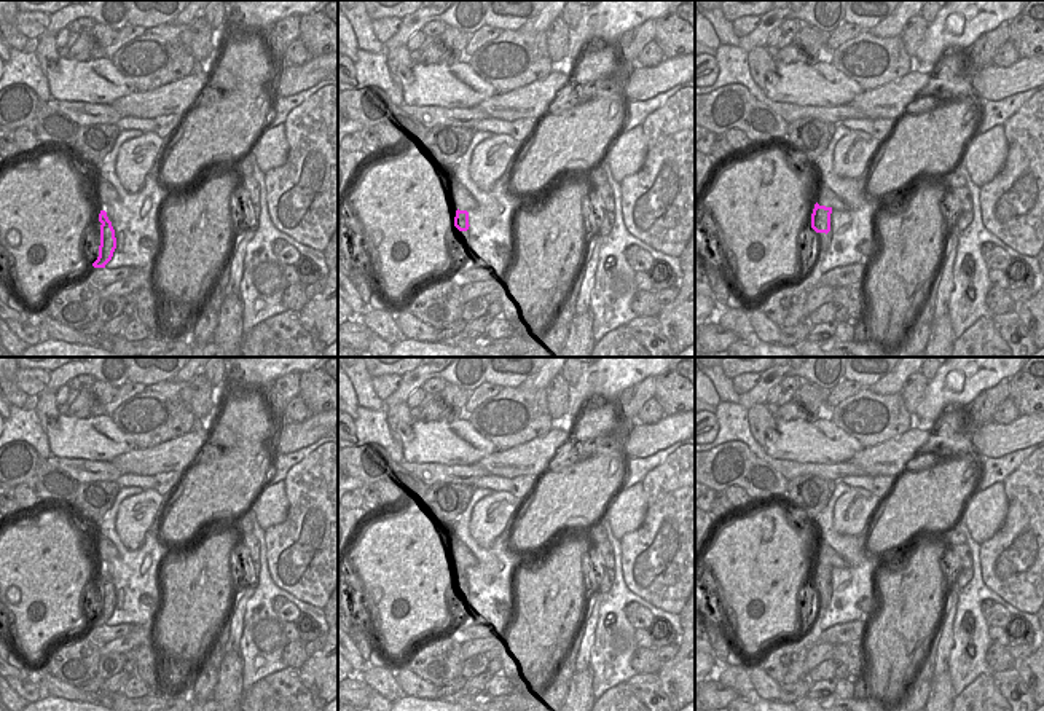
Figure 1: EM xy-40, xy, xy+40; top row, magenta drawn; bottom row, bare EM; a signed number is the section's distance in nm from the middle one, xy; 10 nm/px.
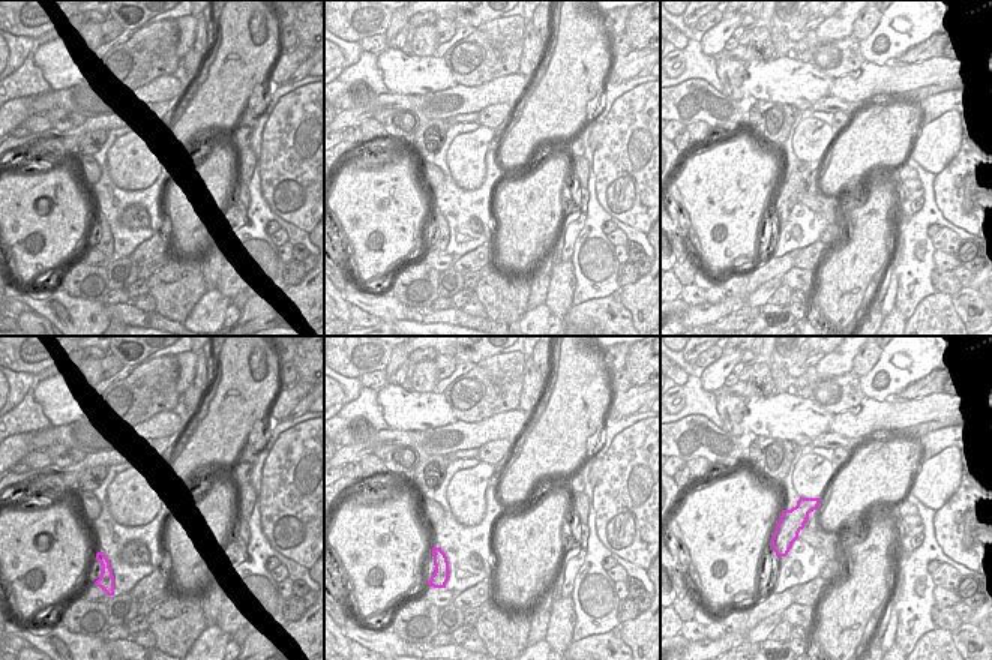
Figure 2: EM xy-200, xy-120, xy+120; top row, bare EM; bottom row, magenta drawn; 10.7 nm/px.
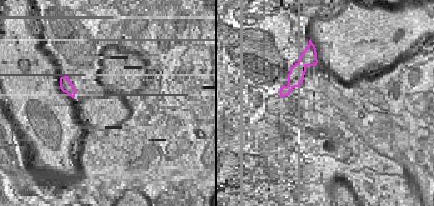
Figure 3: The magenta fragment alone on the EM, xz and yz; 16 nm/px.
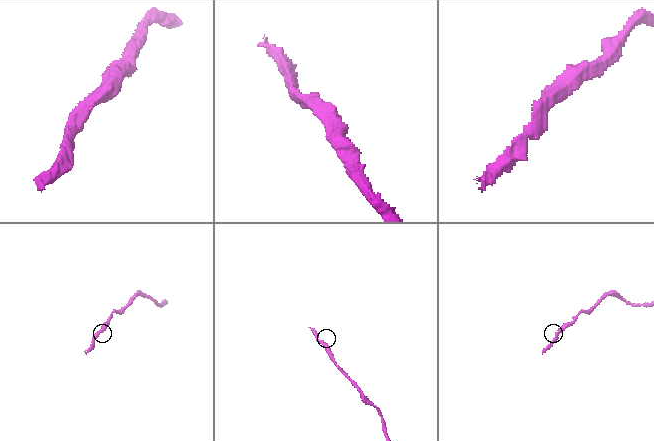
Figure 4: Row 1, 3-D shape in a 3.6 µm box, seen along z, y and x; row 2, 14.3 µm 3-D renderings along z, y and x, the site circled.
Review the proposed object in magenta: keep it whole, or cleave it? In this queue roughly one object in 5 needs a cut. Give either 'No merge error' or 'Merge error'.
No merge error.

